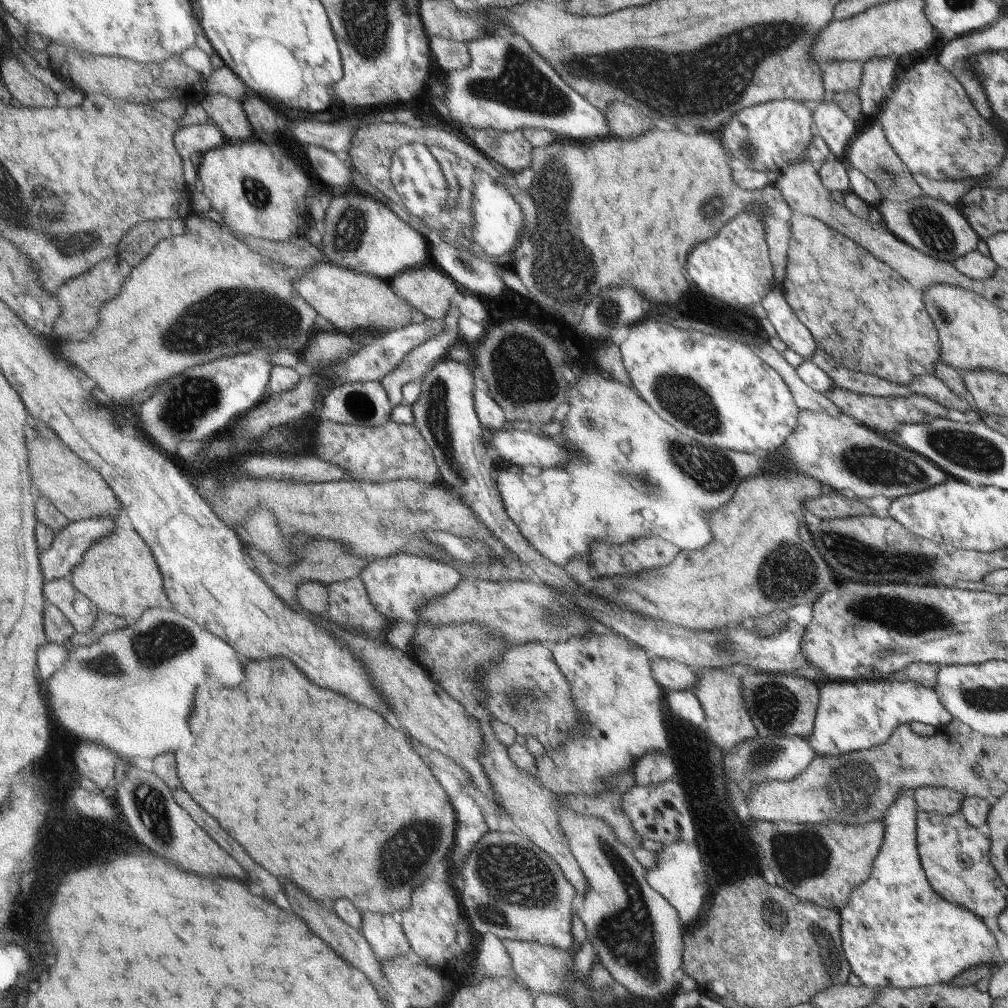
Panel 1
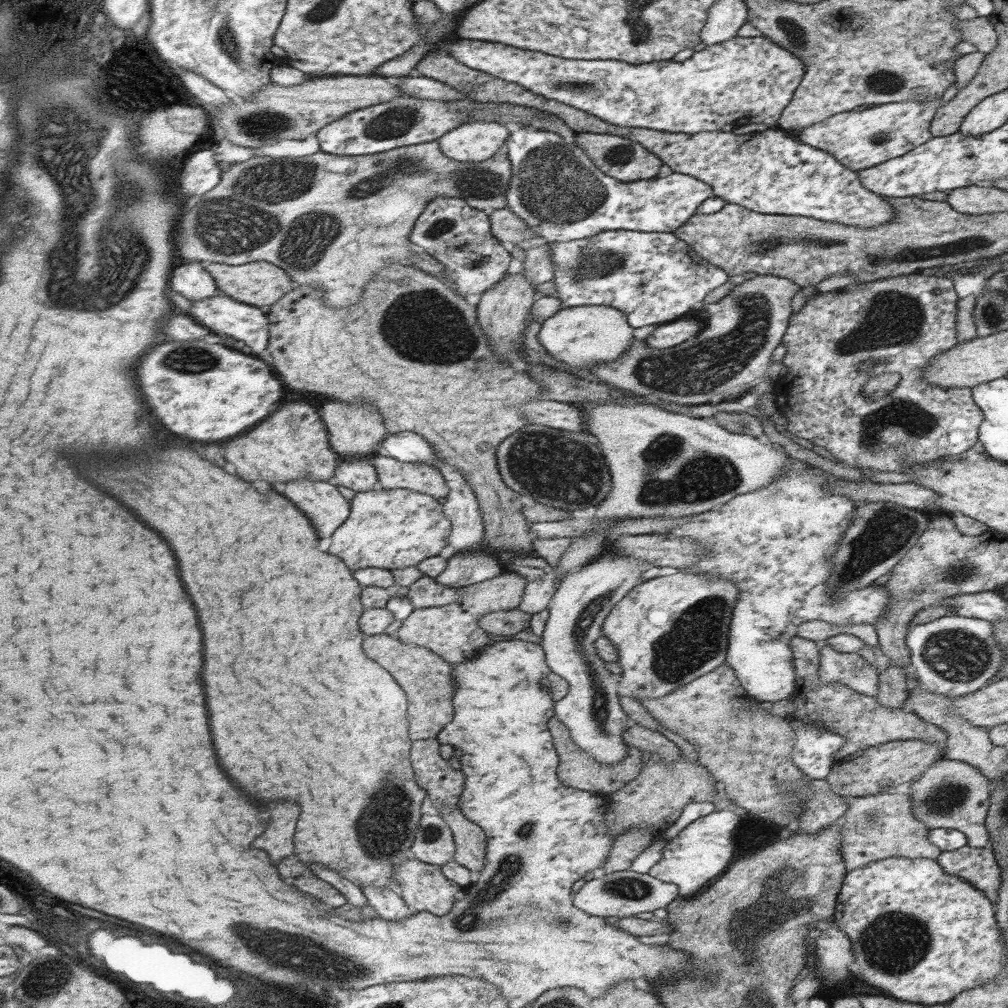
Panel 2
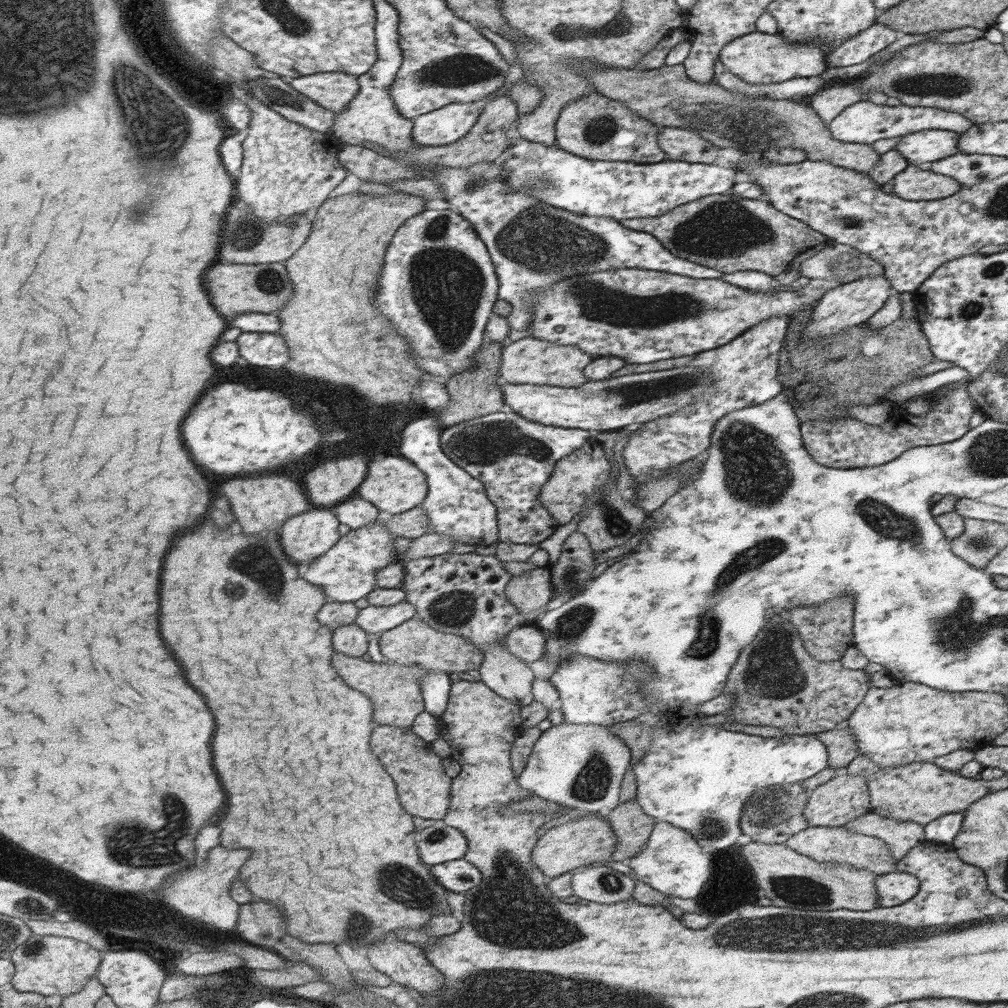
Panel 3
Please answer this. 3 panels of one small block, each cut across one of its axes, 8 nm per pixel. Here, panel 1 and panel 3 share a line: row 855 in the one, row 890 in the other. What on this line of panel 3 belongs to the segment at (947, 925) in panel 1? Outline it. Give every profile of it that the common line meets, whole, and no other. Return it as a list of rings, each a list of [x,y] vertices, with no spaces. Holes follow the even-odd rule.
[[[899,870],[876,875],[874,885],[879,907],[897,906],[909,901],[919,888],[918,878]]]

